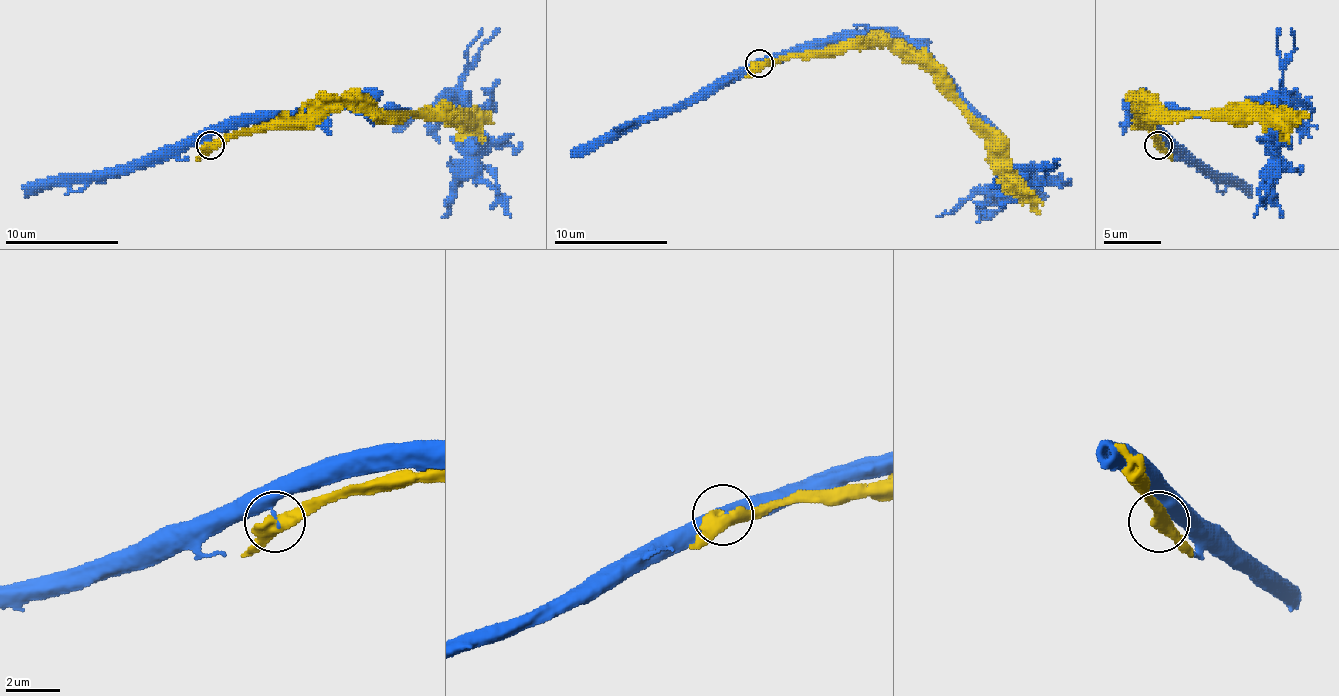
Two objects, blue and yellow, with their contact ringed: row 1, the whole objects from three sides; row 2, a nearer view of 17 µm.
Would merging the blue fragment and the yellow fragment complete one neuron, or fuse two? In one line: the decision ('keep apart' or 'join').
keep apart

